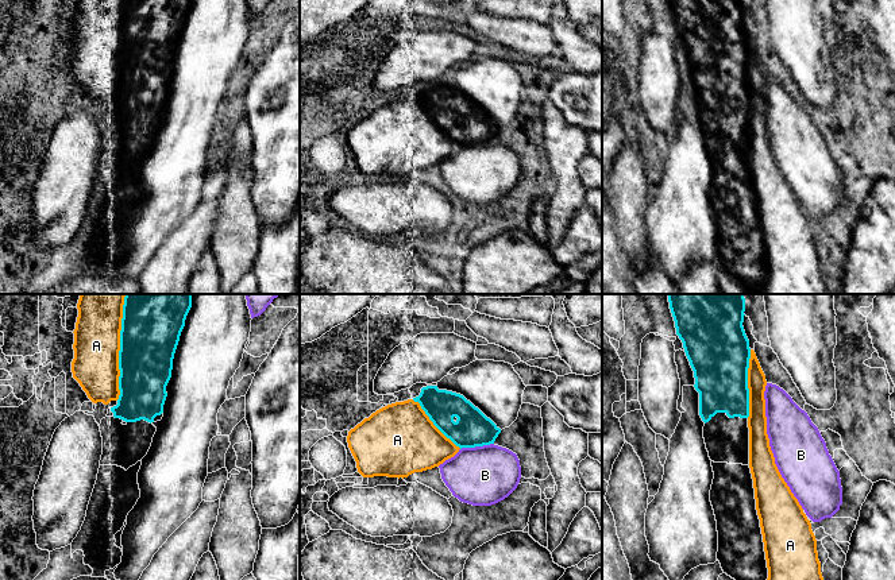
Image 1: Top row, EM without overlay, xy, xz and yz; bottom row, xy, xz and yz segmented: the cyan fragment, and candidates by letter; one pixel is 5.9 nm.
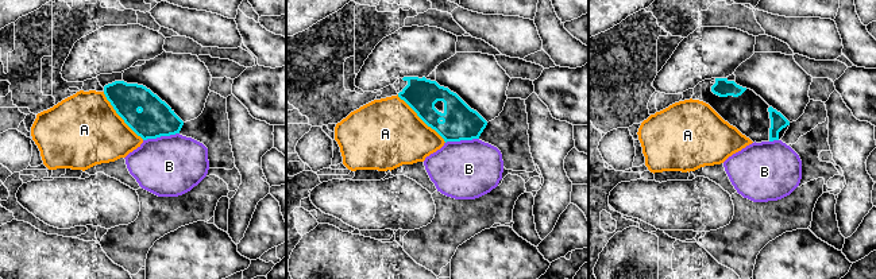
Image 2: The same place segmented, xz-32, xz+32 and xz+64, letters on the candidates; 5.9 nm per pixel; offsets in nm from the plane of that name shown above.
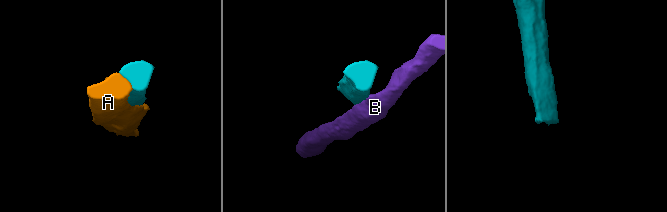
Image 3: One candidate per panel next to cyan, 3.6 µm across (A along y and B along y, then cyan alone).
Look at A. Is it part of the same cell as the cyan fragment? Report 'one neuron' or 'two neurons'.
two neurons

